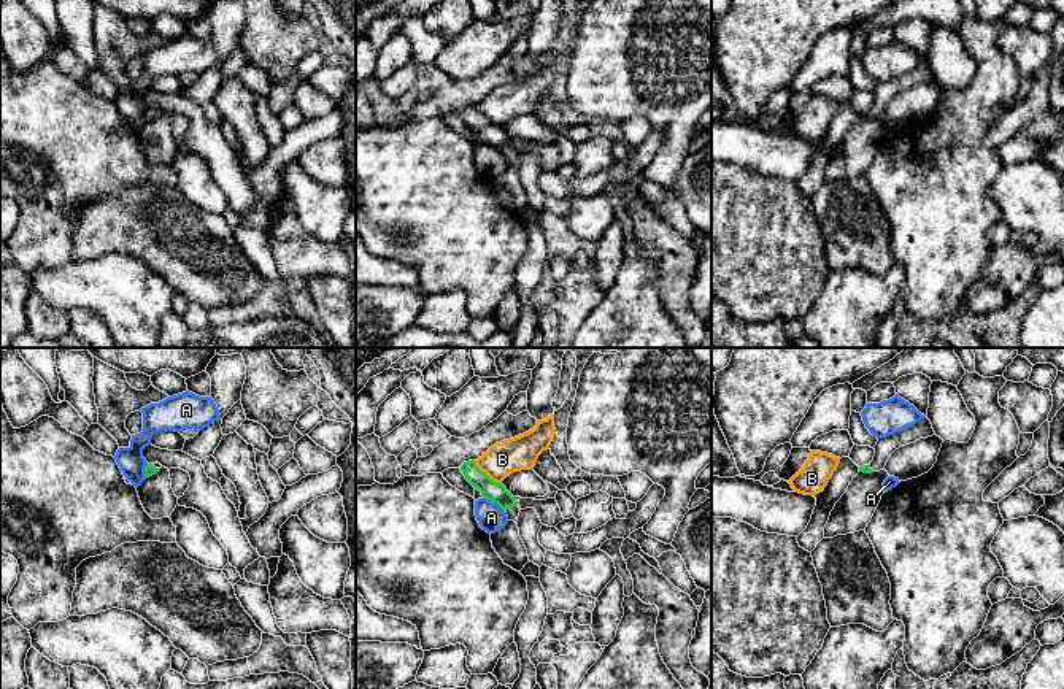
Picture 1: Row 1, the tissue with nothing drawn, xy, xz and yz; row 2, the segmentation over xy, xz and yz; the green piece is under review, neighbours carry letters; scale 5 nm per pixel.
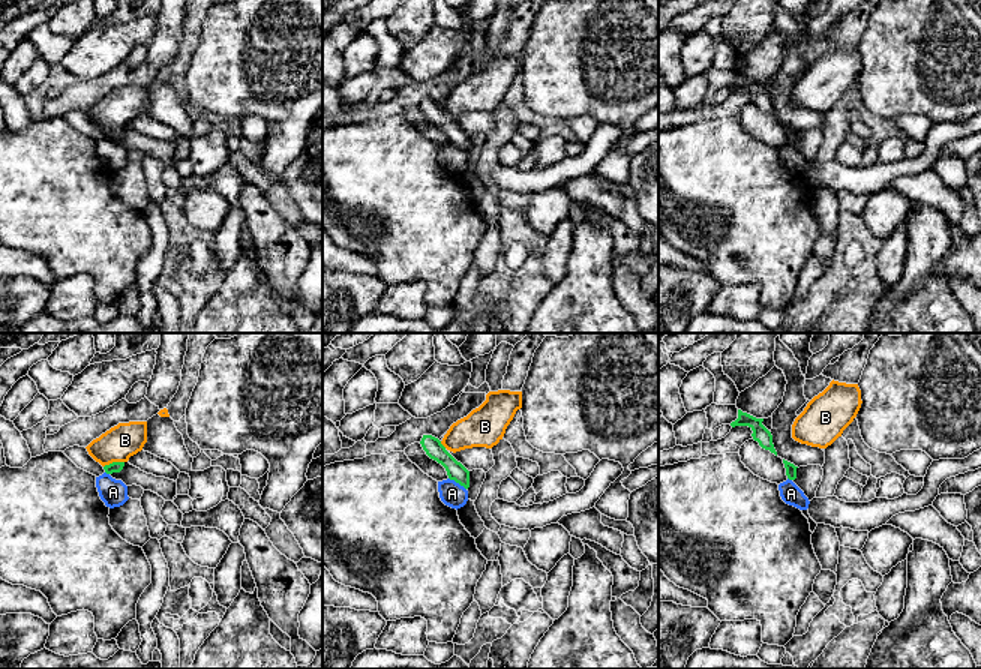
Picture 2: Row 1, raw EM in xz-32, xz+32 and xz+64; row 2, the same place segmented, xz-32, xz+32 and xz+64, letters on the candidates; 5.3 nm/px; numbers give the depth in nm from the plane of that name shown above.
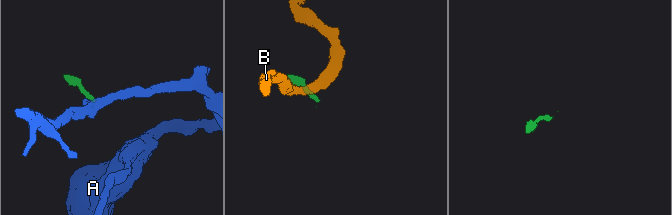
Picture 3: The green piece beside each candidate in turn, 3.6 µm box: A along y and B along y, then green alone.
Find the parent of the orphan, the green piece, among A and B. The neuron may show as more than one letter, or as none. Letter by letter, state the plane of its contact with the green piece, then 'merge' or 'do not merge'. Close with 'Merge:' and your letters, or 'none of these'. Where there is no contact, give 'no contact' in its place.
A: xz | do not merge
B: xz | do not merge
Merge: none of these

